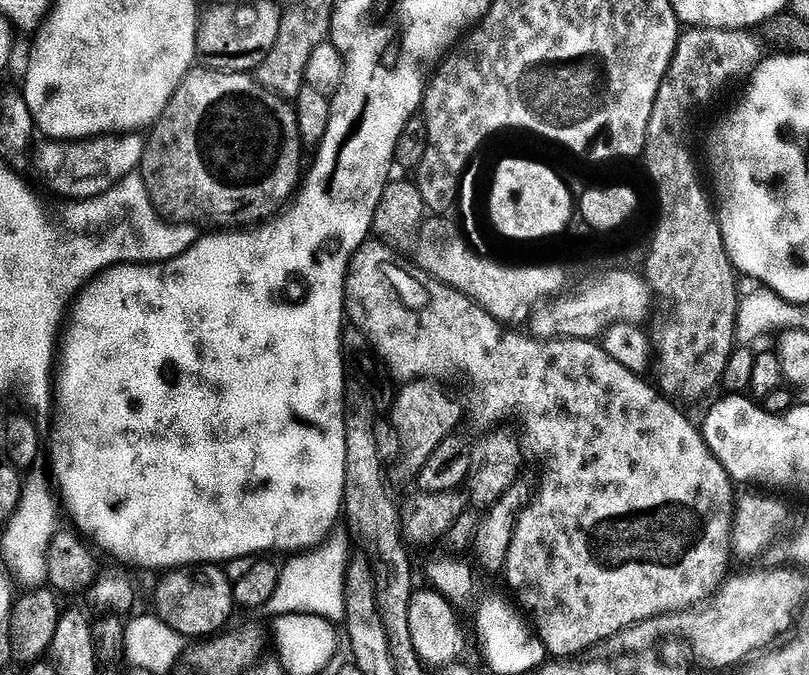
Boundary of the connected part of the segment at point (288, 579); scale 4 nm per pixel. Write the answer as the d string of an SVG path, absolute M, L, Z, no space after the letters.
M340 532L321 546L297 553L298 556L283 564L278 586L265 604L265 613L275 617L290 613L309 613L331 622L343 621L346 606L346 573L352 552L348 550L347 538Z

